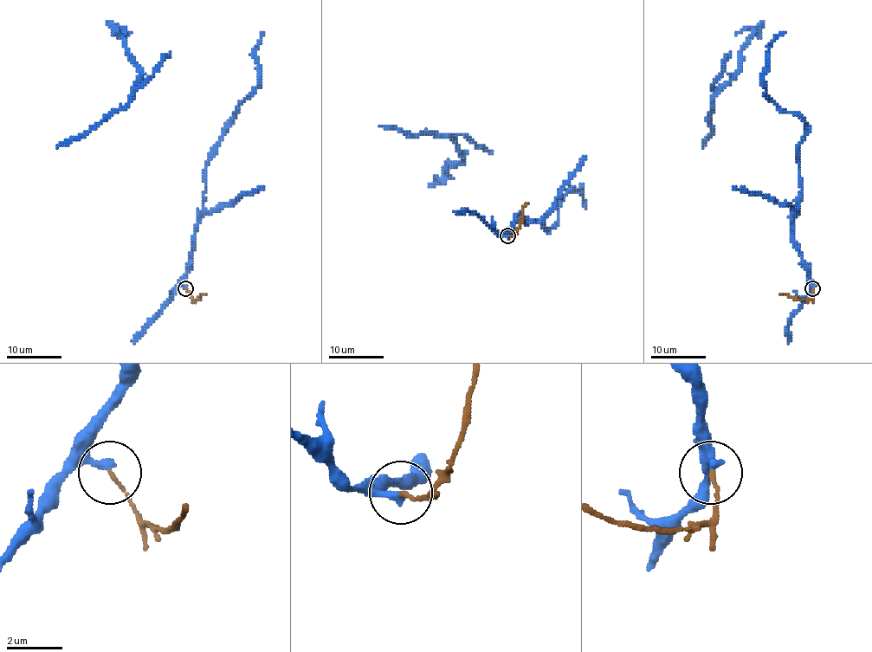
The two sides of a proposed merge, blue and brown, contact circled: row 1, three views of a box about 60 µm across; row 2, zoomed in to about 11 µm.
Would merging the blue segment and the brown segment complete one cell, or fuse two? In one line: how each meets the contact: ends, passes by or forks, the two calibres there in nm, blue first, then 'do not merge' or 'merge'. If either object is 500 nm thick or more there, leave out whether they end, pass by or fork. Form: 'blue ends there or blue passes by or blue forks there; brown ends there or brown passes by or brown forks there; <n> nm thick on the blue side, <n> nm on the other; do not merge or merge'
blue ends there; brown ends there; 320 nm thick on the blue side, 120 nm on the other; do not merge

